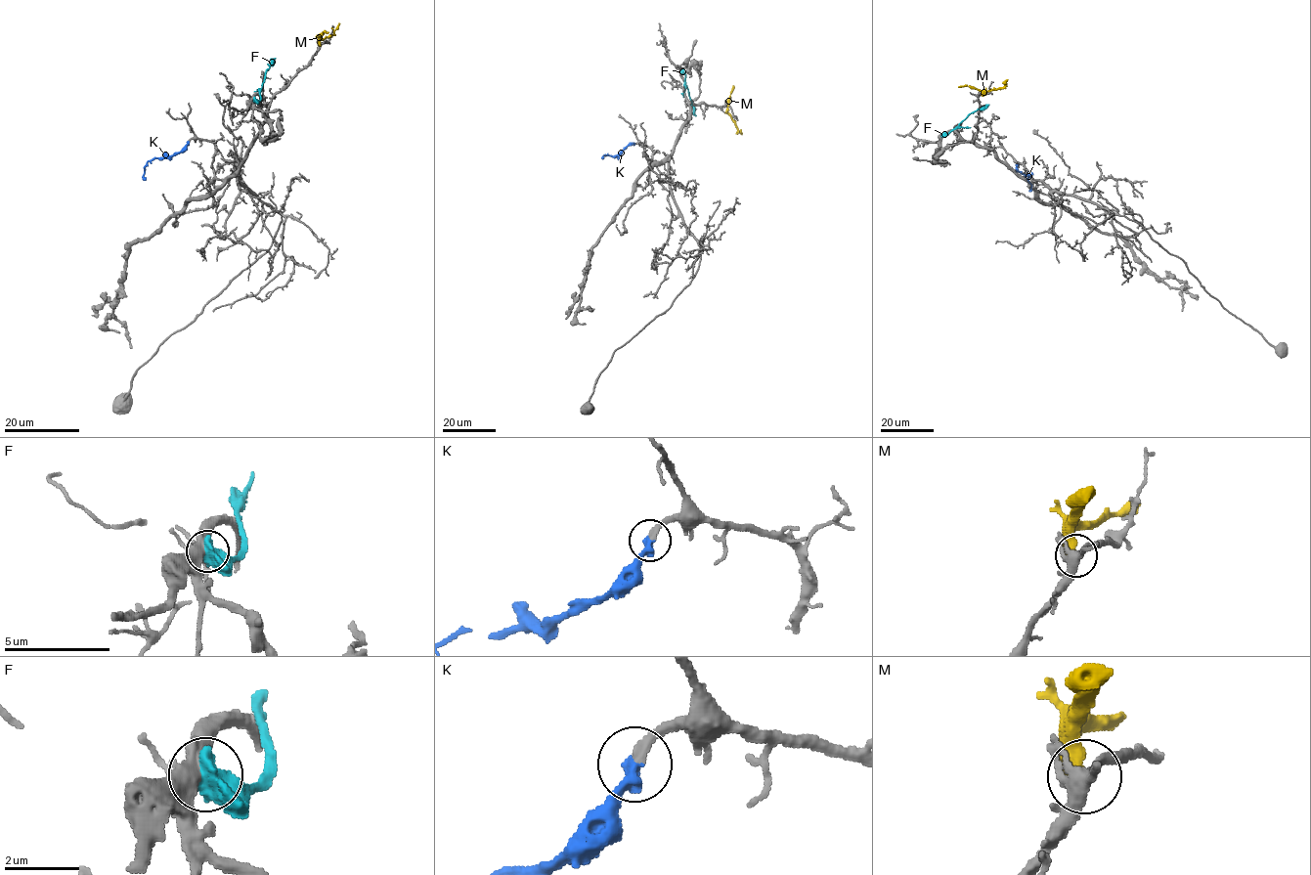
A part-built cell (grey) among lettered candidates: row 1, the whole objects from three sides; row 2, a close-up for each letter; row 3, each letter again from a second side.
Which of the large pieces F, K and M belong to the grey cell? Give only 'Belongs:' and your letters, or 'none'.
Belongs: K

